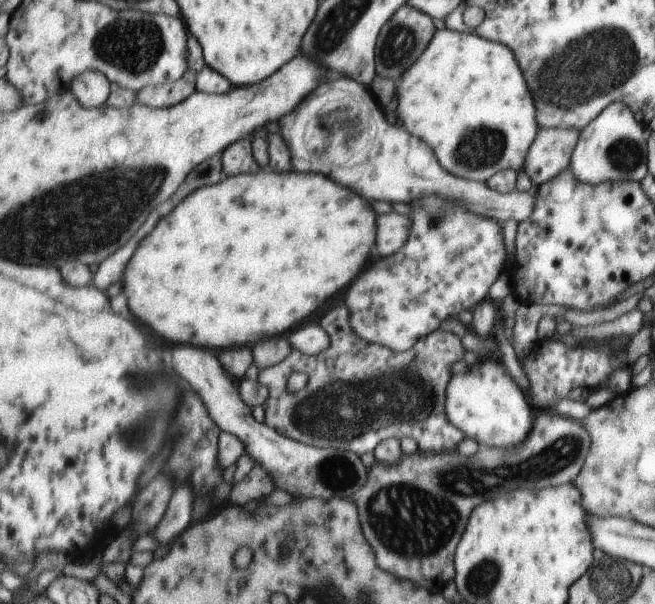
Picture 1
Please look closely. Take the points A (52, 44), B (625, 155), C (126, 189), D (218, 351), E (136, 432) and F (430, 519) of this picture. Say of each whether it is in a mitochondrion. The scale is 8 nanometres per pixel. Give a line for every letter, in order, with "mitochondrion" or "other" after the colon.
A: other
B: mitochondrion
C: mitochondrion
D: other
E: mitochondrion
F: mitochondrion

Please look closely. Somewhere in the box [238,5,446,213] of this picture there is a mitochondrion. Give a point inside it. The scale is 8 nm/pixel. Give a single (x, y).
(398, 44)

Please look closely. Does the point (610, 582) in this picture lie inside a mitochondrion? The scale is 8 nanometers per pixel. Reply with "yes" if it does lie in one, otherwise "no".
yes

